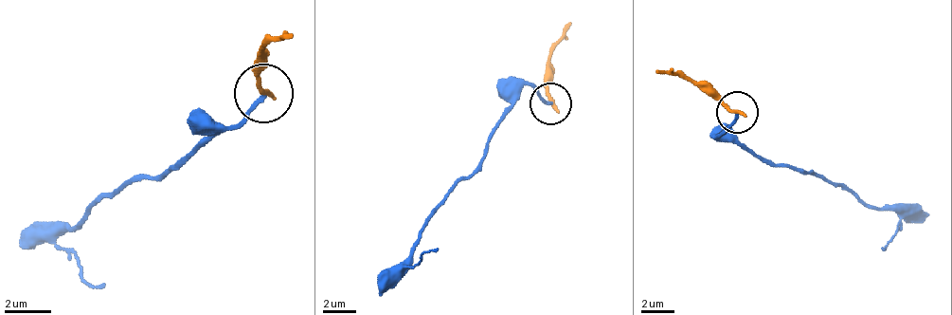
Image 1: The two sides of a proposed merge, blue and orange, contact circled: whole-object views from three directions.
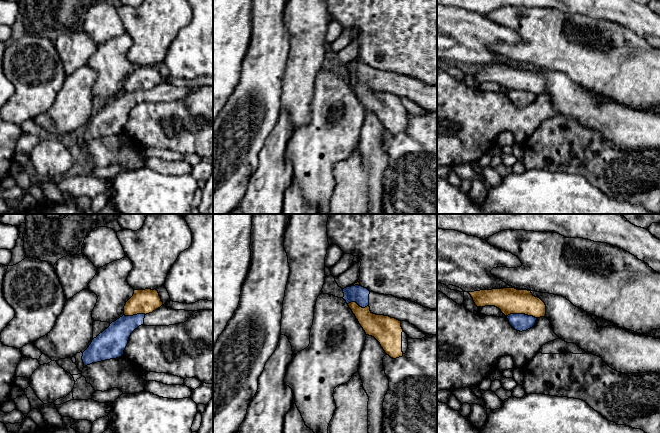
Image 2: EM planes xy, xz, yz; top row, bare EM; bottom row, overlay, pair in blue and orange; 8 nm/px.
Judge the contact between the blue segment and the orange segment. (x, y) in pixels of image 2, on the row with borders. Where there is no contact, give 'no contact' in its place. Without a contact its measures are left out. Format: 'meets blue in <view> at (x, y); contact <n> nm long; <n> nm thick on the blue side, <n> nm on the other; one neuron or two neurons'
meets blue in yz at (522, 314); contact 240 nm long; 140 nm thick on the blue side, 200 nm on the other; two neurons

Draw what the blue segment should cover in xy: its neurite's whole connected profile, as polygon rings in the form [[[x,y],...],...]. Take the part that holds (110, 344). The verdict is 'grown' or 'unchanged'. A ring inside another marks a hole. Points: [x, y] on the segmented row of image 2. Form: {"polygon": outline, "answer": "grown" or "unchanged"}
{"polygon": [[[161,306],[149,314],[123,315],[94,338],[83,352],[84,367],[92,363],[116,359],[124,355],[131,333],[141,325],[169,326],[186,322],[199,311],[174,310]]], "answer": "grown"}

